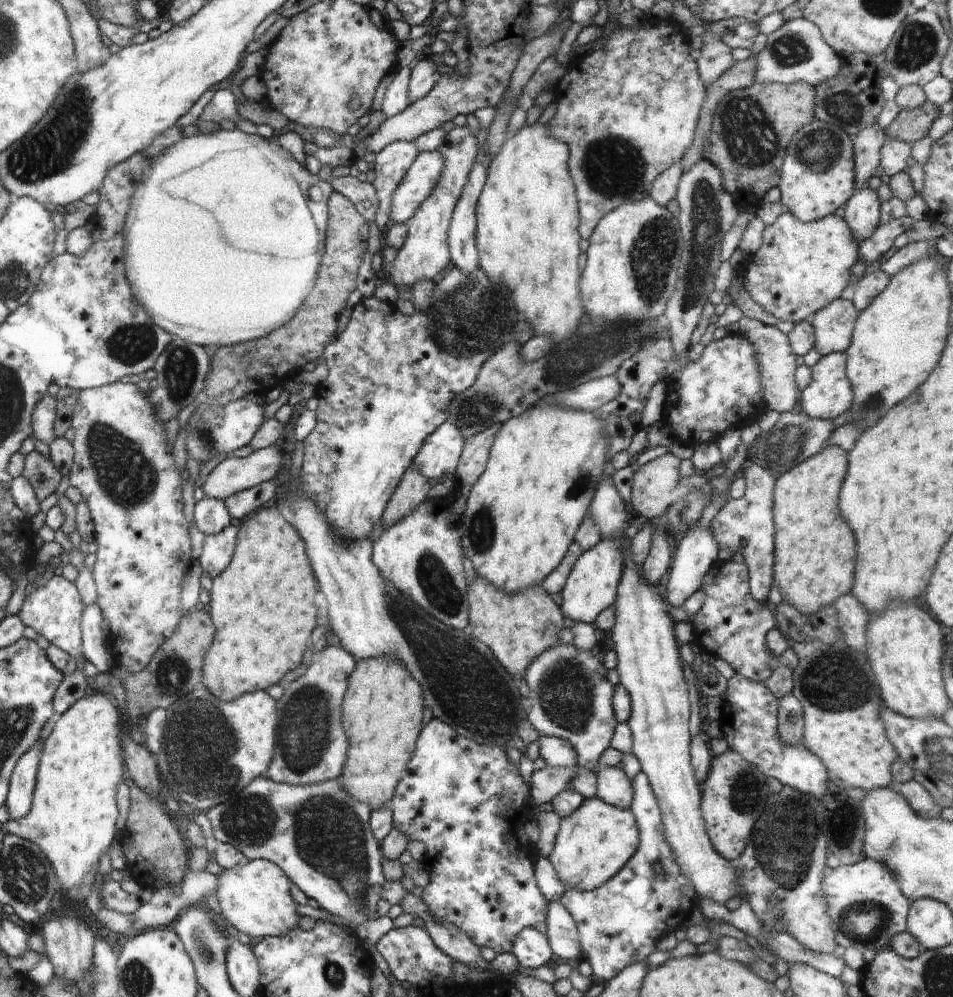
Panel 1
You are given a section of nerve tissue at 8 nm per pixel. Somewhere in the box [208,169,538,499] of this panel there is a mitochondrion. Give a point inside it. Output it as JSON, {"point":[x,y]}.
{"point":[470,317]}

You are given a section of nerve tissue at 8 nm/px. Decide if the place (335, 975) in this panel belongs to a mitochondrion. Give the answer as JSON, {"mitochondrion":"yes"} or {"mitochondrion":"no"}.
{"mitochondrion":"yes"}

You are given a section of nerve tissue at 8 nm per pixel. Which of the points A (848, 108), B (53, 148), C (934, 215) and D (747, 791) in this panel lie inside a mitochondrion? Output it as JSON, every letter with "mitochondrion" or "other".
{"A":"mitochondrion","B":"mitochondrion","C":"other","D":"mitochondrion"}

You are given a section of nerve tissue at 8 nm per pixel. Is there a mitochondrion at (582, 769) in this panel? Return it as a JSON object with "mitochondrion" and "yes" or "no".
{"mitochondrion":"no"}

